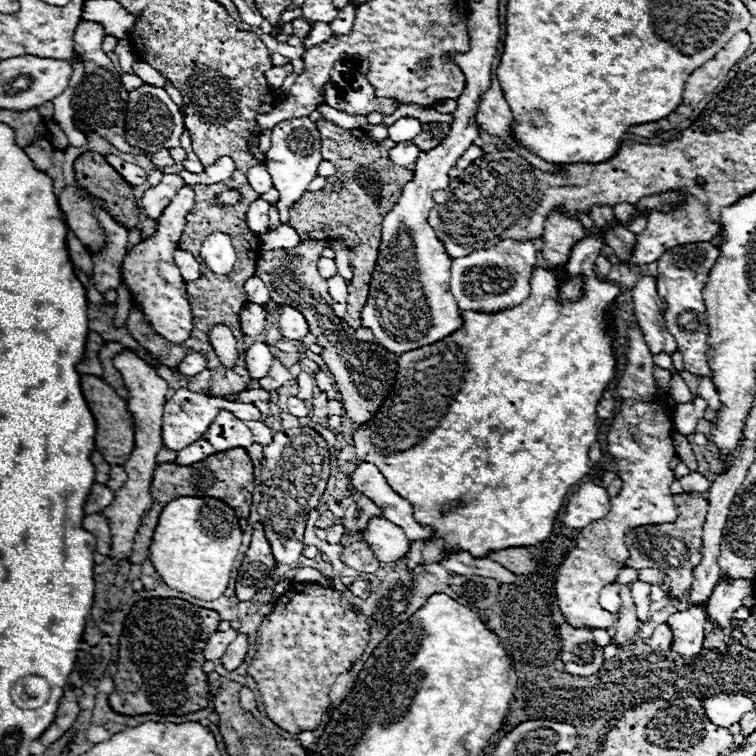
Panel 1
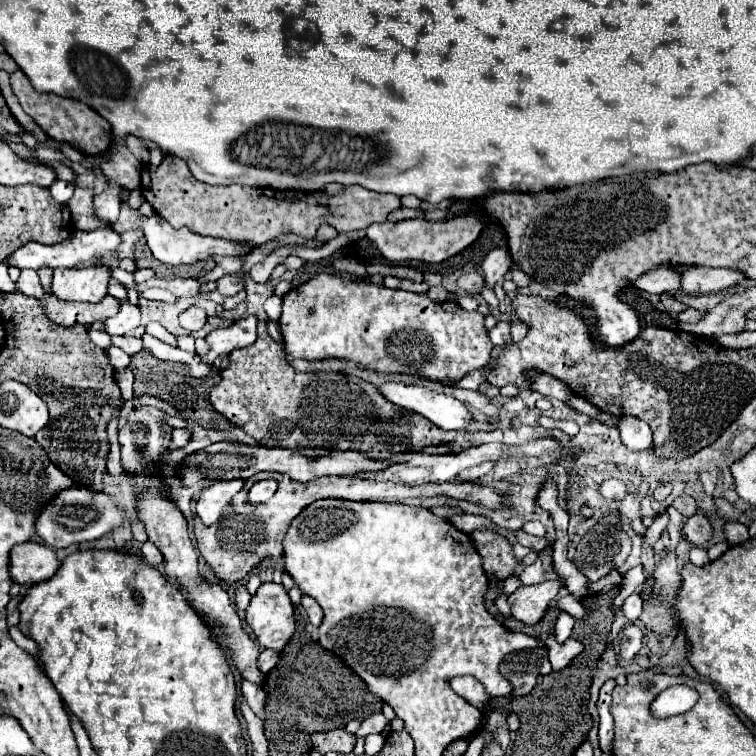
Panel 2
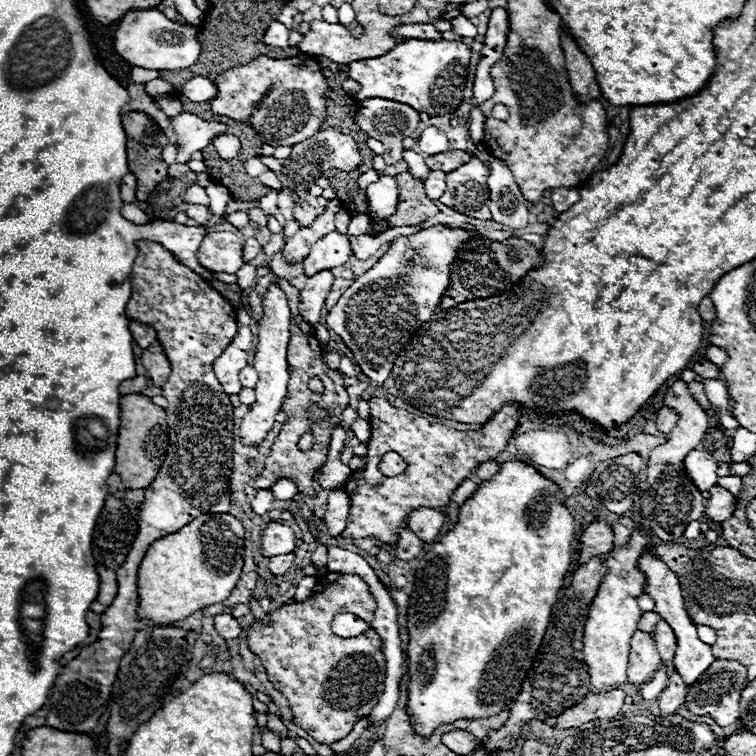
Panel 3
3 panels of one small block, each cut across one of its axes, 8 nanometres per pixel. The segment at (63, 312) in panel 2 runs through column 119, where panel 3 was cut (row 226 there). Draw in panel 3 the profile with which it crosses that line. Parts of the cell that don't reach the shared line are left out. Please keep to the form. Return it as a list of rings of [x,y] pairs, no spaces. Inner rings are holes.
[[[296,206],[296,208],[294,208],[294,220],[296,220],[300,226],[310,228],[312,222],[316,220],[316,210],[310,208],[310,206]]]

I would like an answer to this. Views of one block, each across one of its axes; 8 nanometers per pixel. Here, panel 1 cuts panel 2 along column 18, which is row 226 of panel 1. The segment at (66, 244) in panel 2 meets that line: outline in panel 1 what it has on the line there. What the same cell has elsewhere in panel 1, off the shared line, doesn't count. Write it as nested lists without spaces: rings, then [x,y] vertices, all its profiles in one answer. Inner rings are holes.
[[[262,198],[254,200],[250,206],[248,206],[248,212],[246,212],[246,222],[248,222],[248,228],[254,232],[254,234],[264,234],[268,230],[268,208],[270,204]]]

